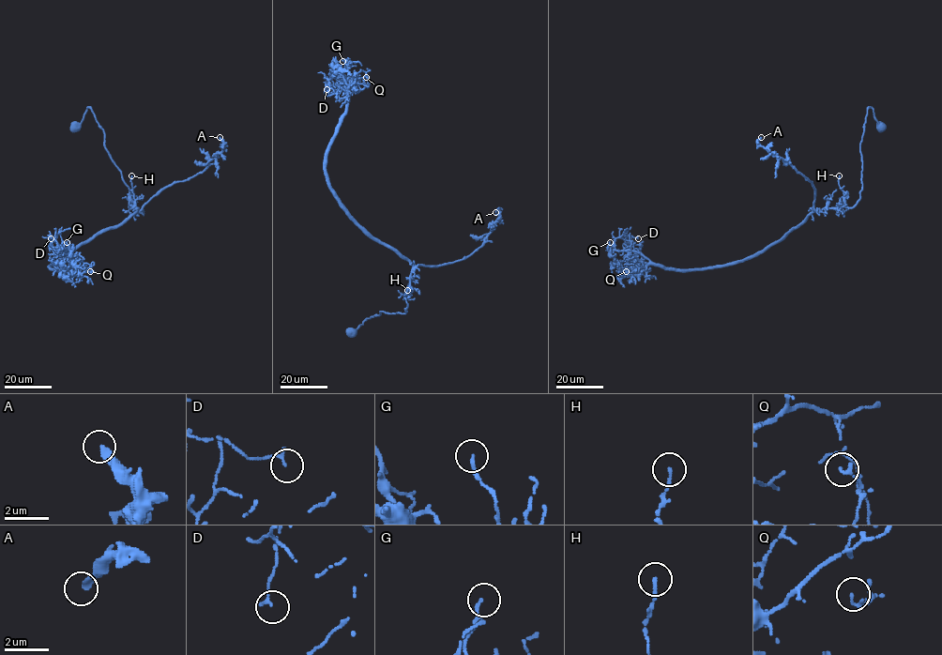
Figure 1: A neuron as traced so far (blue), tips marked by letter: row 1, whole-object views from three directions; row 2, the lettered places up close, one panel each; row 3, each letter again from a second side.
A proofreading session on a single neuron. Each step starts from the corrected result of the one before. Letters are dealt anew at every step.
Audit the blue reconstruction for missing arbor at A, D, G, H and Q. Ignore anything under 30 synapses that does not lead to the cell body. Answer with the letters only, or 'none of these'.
none of these

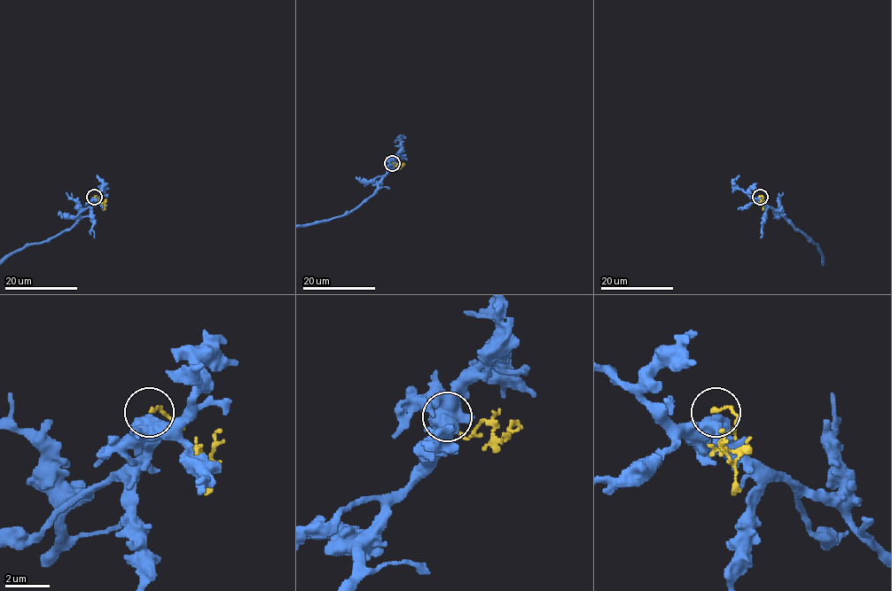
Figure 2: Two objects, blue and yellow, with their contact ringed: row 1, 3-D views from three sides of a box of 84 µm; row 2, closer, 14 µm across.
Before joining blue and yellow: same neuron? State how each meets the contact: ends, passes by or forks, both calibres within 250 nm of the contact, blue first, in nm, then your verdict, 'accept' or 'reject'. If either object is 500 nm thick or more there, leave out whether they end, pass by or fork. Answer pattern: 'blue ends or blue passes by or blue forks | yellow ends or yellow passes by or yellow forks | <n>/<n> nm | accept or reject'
600/130 nm | reject

